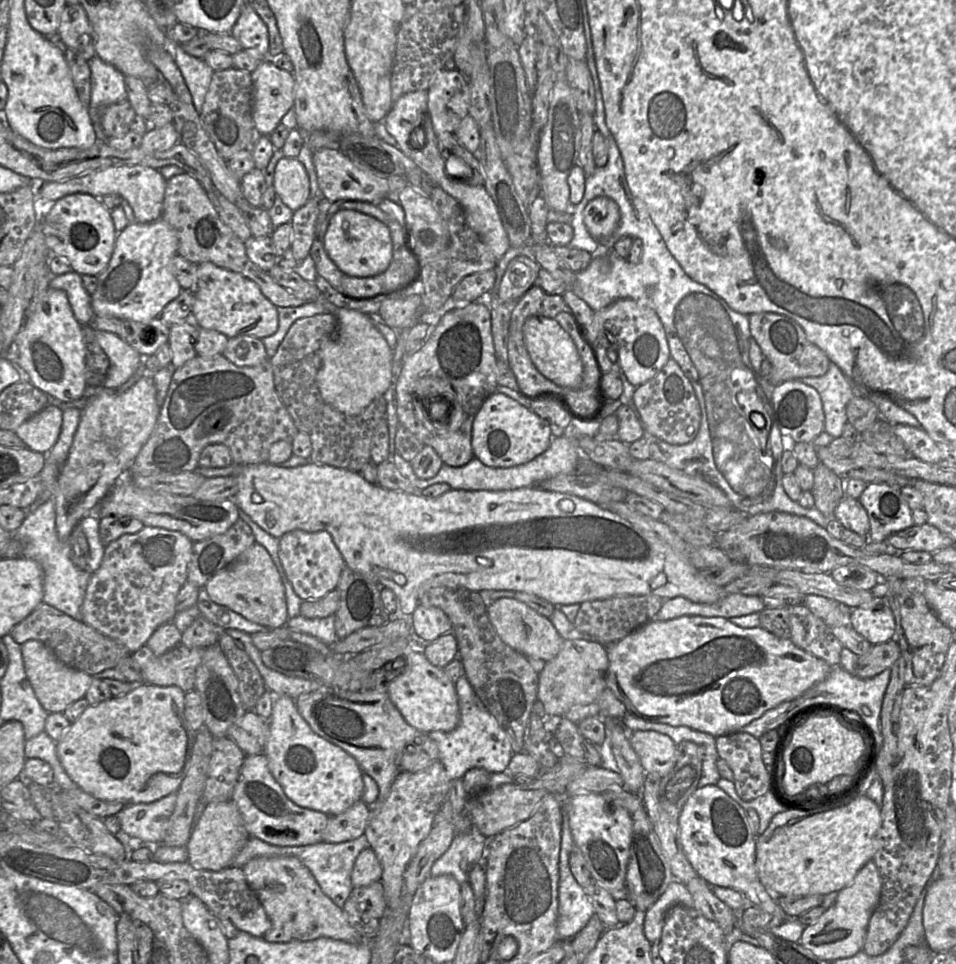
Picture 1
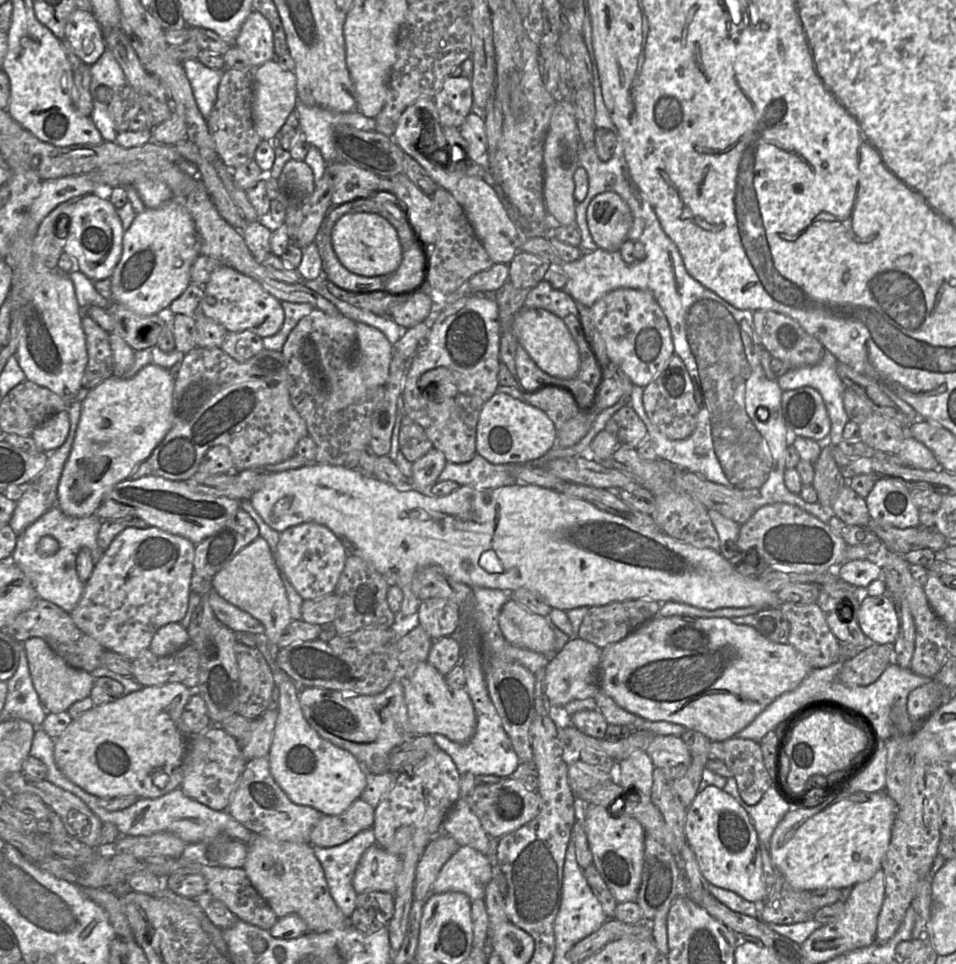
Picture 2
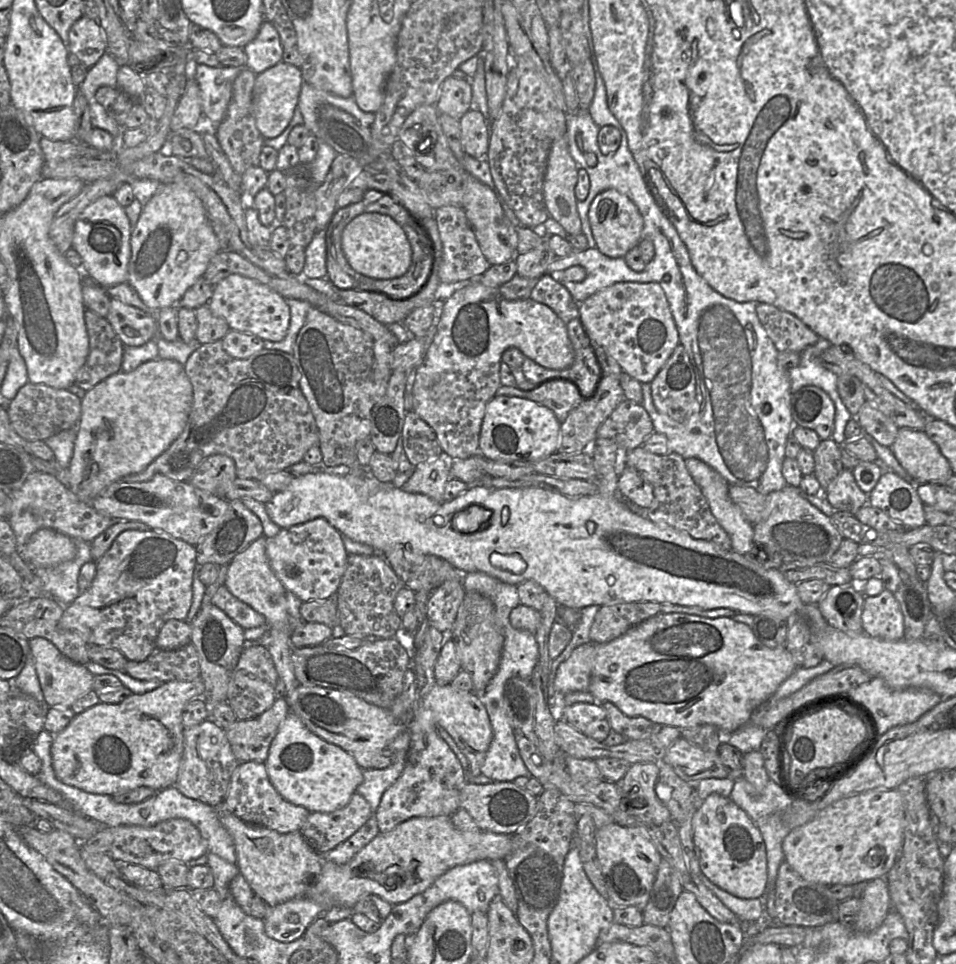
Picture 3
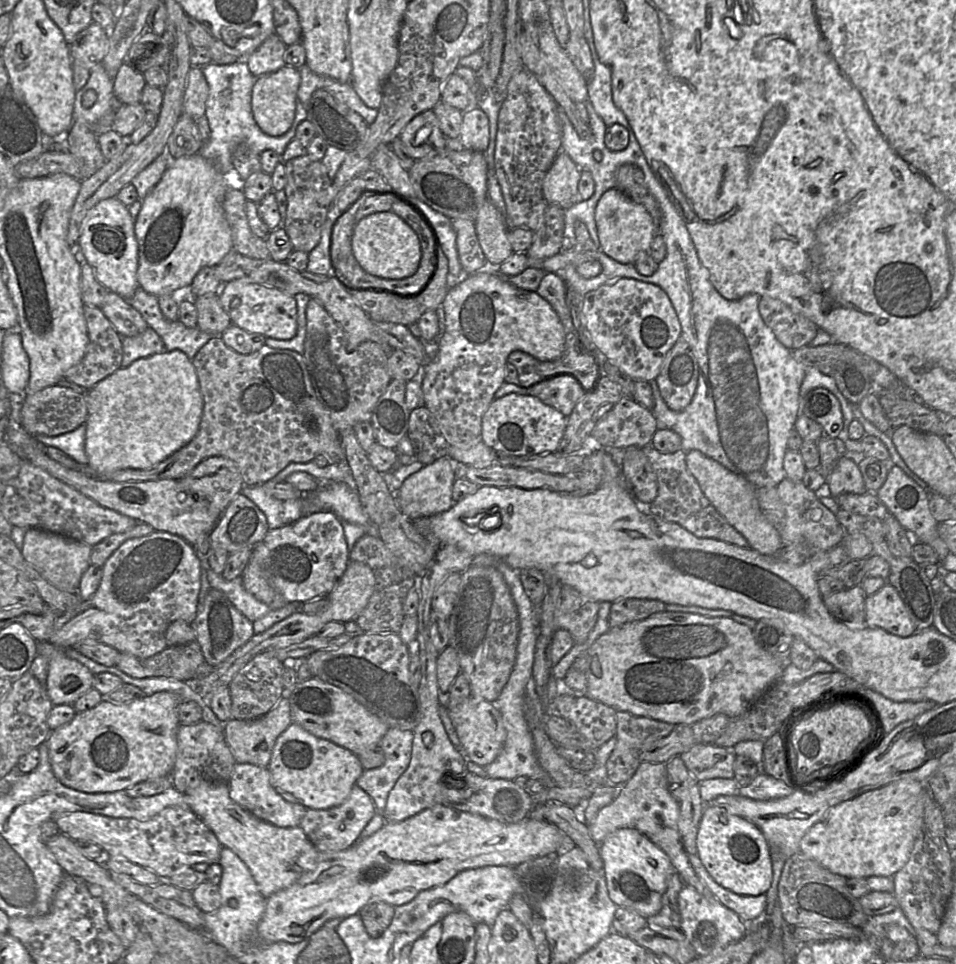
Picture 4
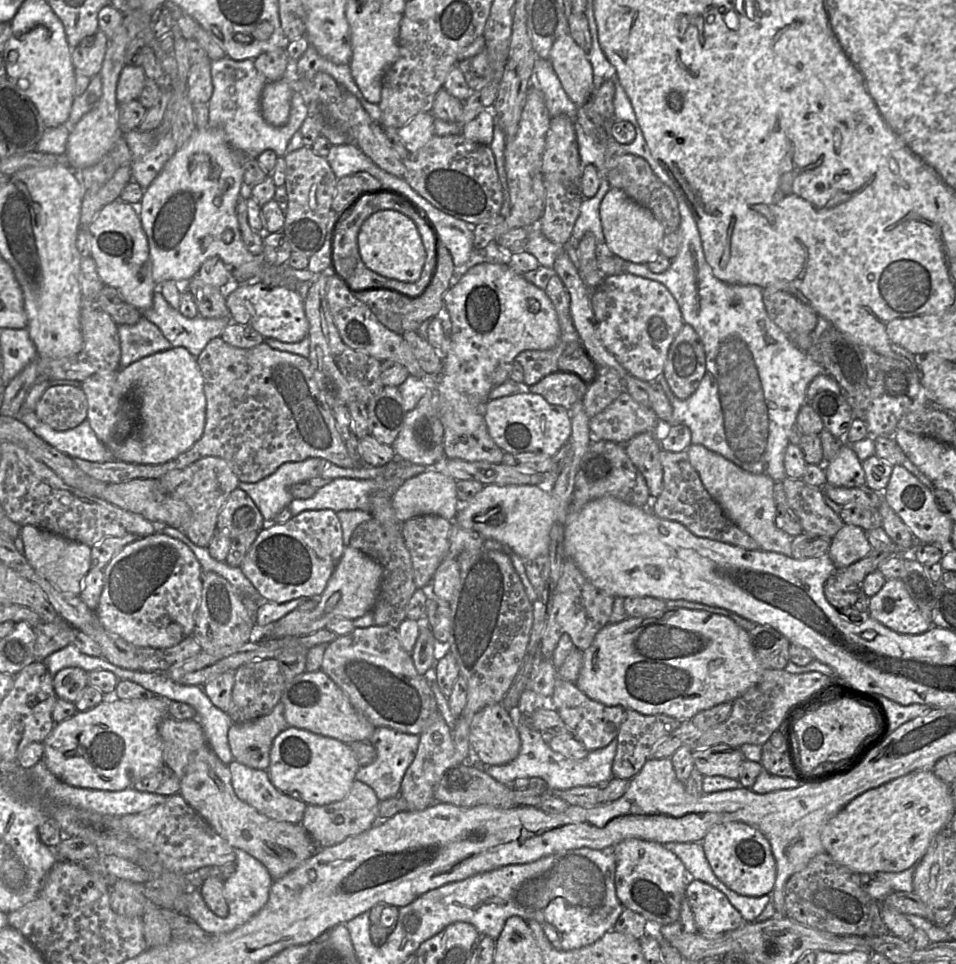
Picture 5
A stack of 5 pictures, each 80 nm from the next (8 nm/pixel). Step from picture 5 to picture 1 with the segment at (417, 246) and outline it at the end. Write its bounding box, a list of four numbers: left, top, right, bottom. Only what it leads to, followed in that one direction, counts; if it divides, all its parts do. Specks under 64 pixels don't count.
[324,209,393,277]

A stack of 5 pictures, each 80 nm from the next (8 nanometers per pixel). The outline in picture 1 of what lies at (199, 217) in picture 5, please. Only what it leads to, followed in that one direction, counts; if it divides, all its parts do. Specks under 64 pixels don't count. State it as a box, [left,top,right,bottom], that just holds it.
[91,218,182,322]

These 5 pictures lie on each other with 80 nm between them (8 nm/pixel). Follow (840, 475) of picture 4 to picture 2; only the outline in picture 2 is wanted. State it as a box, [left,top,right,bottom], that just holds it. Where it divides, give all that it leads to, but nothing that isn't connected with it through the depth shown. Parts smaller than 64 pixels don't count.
[832,482,870,527]

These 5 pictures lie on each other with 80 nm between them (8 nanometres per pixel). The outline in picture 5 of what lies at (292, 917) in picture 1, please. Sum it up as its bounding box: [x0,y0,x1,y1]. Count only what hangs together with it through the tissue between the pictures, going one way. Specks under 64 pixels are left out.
[179,743,323,879]

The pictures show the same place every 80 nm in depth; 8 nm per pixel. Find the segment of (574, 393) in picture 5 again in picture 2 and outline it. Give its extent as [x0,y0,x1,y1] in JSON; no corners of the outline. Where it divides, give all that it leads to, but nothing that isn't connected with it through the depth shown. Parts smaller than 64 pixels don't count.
[523,385,581,433]

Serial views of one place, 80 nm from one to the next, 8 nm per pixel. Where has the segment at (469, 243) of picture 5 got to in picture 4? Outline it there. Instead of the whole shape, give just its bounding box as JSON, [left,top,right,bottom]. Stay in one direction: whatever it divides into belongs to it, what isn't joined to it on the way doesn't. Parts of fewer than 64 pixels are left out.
[411,197,467,277]

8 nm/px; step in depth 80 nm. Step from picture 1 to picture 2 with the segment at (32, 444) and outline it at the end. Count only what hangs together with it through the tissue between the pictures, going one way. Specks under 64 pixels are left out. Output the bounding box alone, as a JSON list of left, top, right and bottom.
[31,411,70,453]

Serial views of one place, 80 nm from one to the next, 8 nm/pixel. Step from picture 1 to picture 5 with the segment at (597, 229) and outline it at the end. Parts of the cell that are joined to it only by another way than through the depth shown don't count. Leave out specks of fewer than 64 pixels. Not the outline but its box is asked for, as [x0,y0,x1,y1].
[599,188,664,264]

